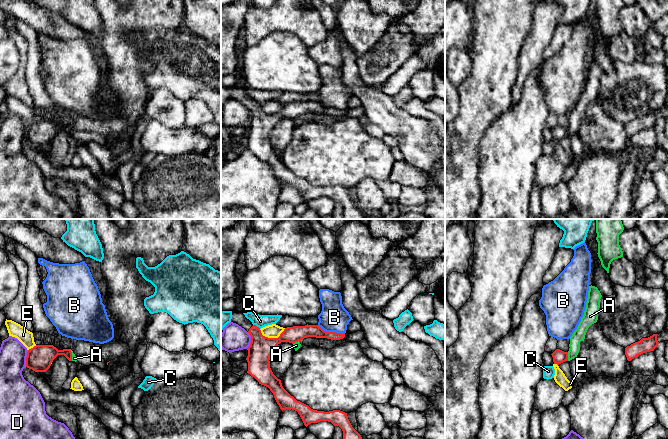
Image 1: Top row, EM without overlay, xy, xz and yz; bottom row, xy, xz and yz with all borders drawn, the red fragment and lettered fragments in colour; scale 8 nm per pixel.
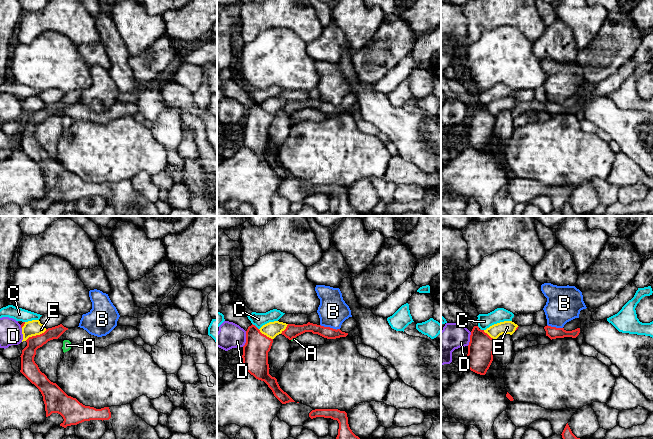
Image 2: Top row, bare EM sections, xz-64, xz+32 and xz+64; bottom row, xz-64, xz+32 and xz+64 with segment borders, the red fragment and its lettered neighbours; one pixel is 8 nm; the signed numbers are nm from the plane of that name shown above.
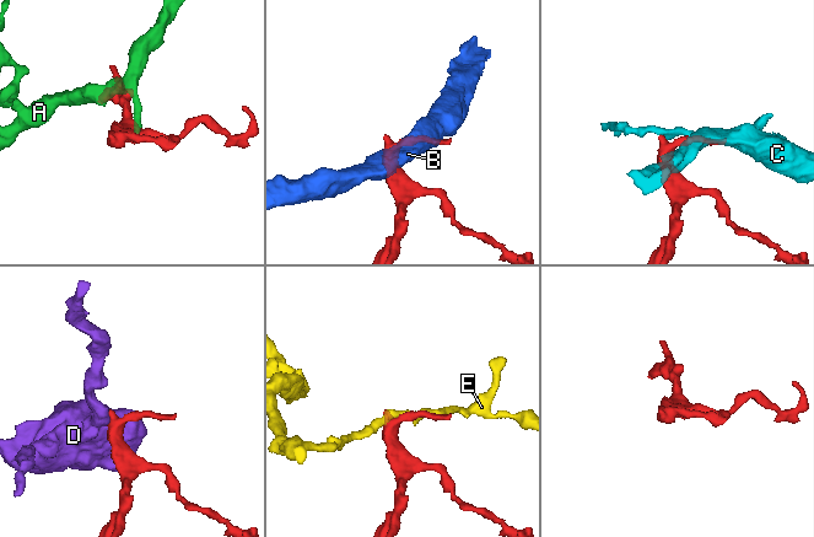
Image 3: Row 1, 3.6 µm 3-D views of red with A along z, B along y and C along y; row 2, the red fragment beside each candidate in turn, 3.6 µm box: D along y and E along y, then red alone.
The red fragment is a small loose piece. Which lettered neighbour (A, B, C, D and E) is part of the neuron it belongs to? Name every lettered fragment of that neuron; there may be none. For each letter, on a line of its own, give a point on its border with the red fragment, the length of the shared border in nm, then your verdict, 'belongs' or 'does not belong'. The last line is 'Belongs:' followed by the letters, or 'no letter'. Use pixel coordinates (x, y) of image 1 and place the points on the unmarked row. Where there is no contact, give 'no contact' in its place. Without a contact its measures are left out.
A: yz (567, 132) | 70 nm | does not belong
B: xz (331, 108) | 240 nm | does not belong
C: xz (256, 102) | 70 nm | does not belong
D: xy (26, 134) | 140 nm | does not belong
E: xz (271, 114) | 220 nm | does not belong
Belongs: no letter

